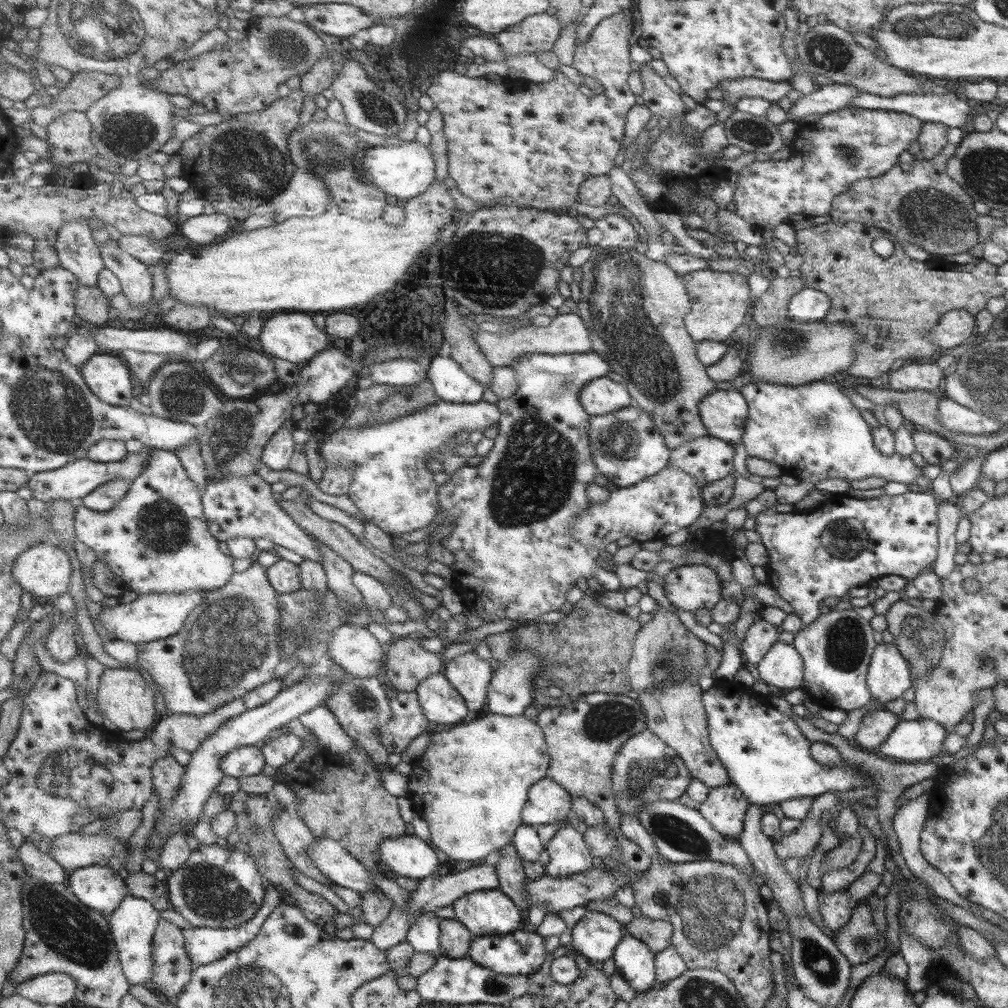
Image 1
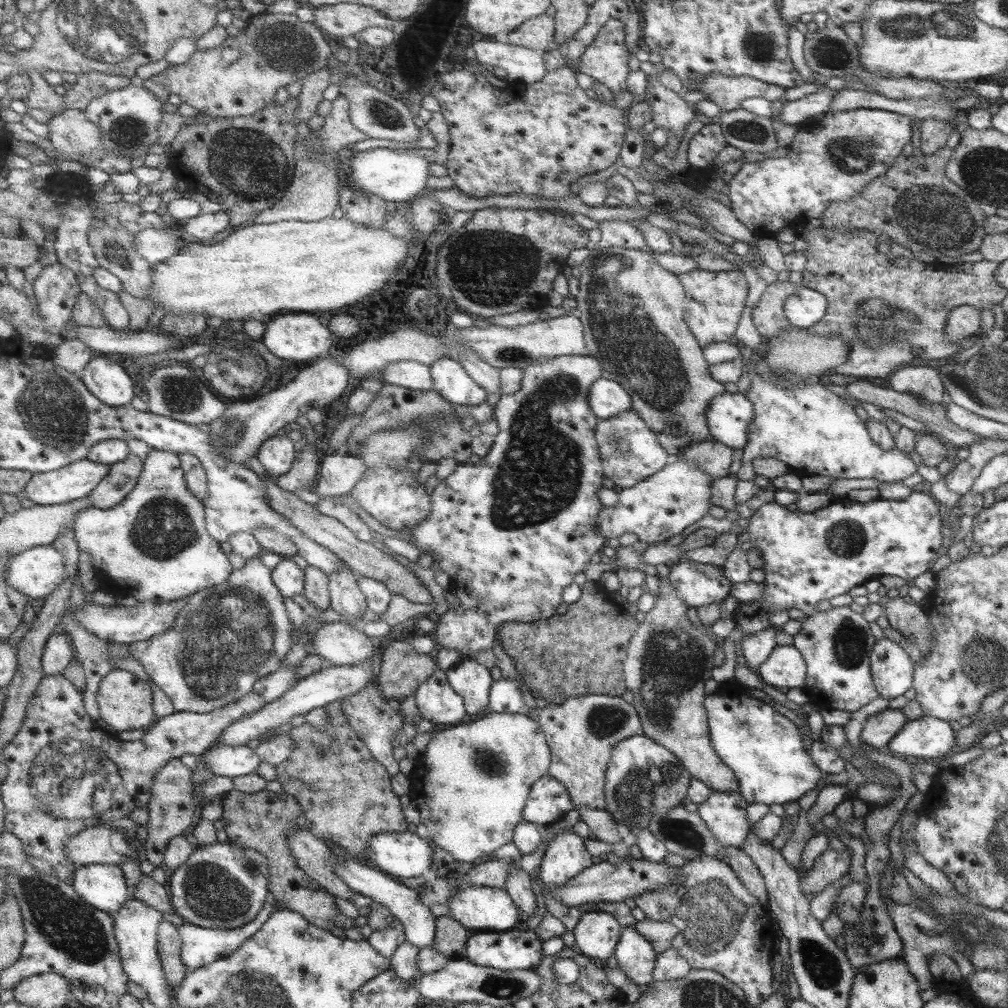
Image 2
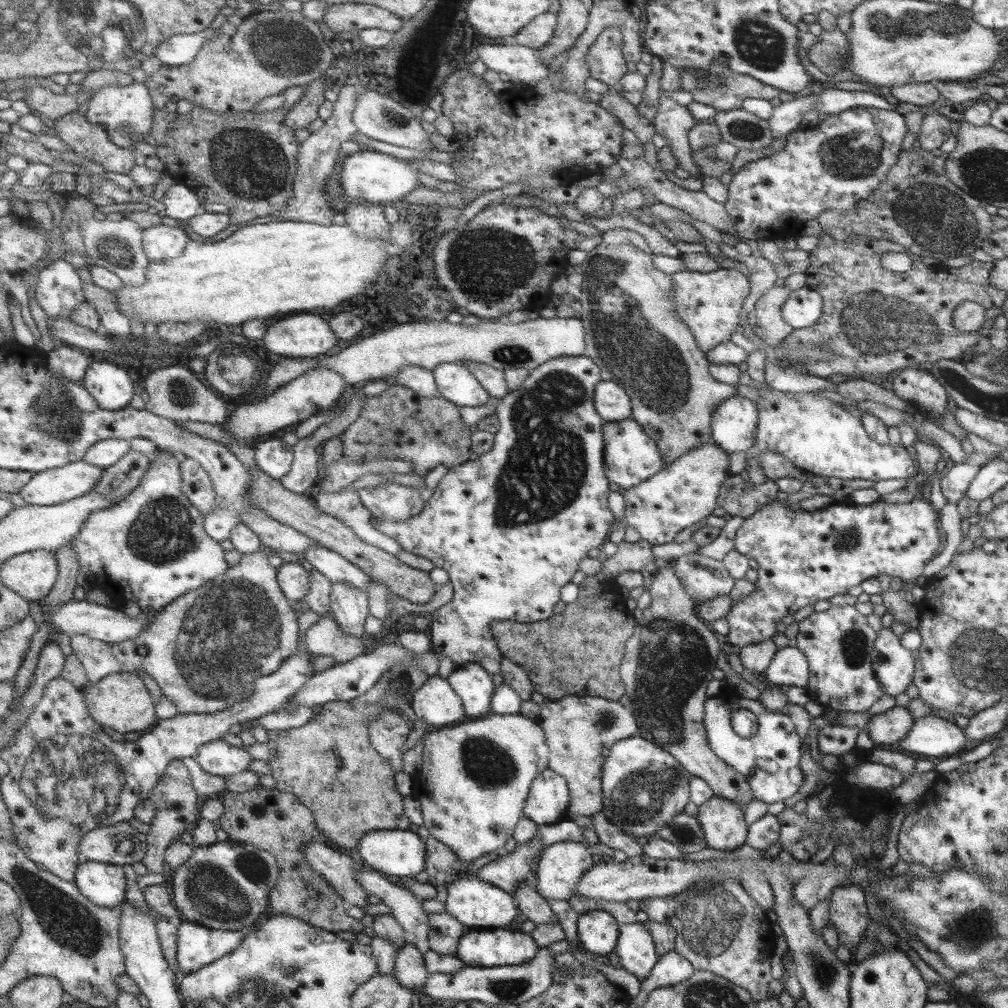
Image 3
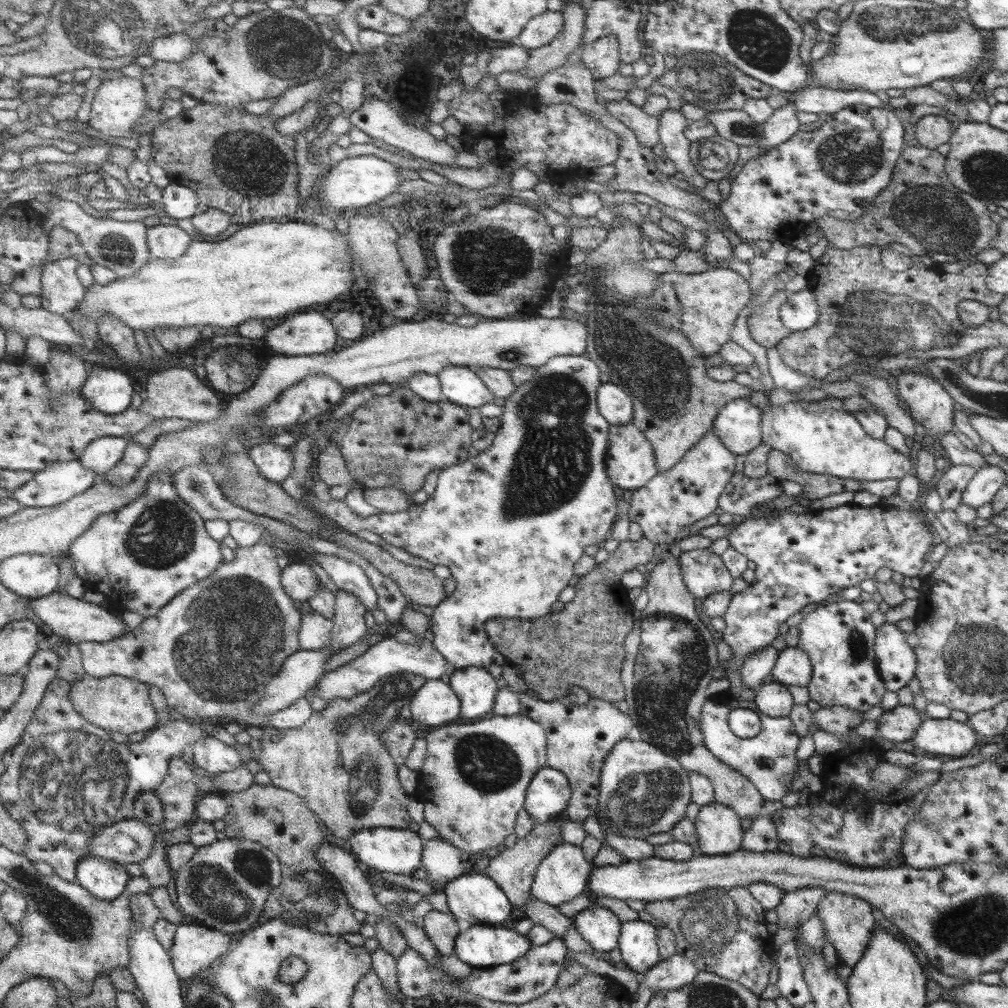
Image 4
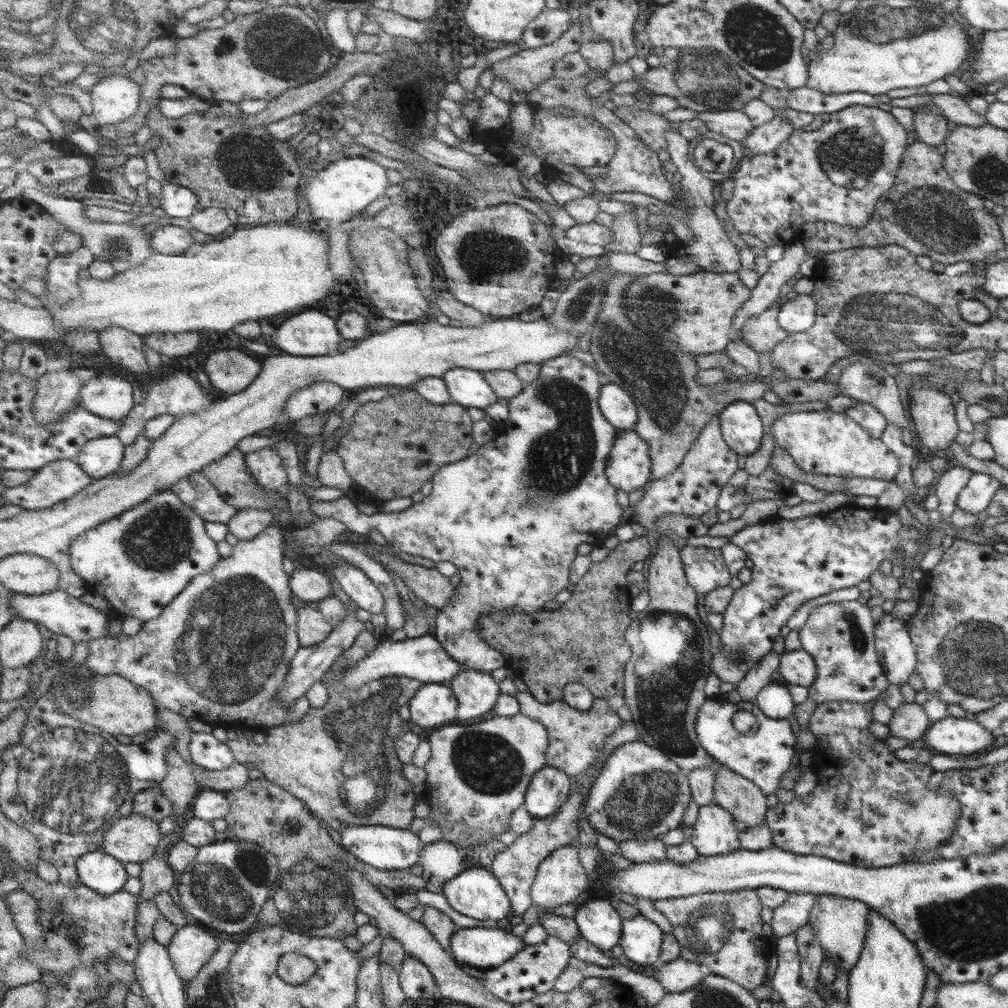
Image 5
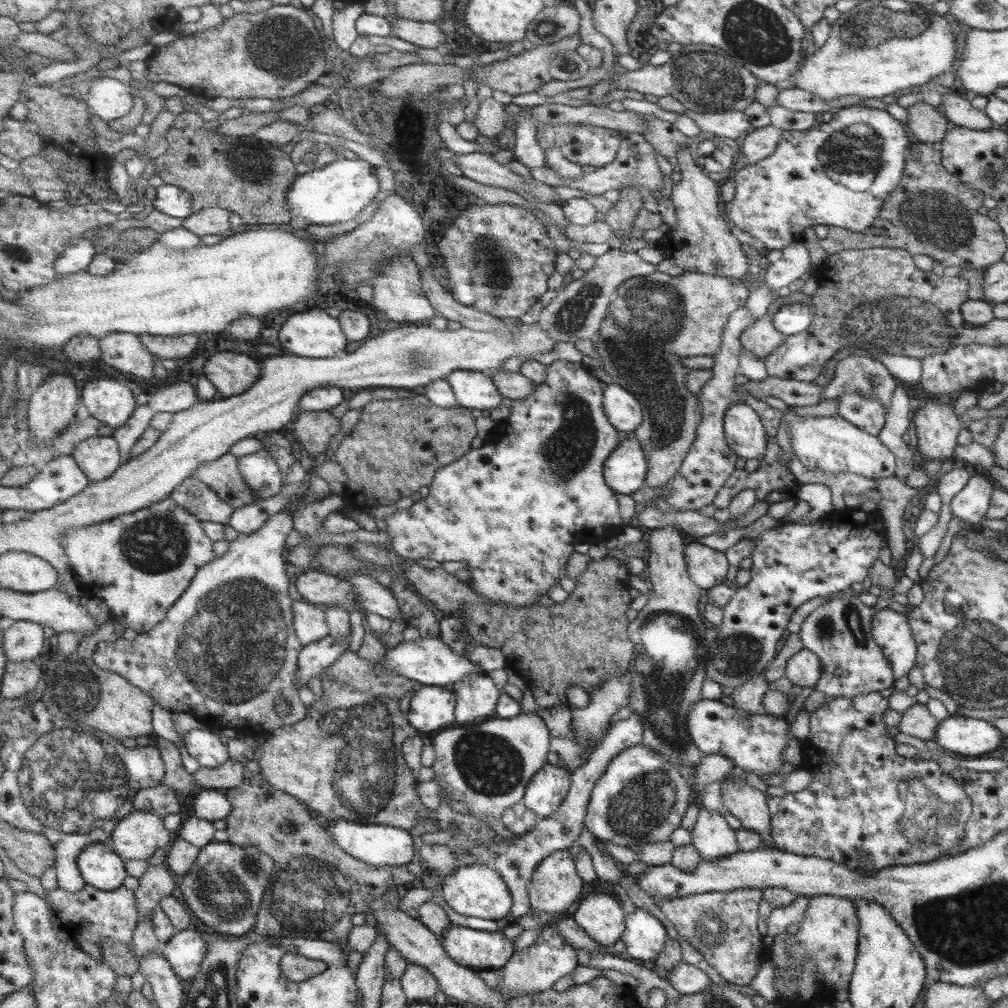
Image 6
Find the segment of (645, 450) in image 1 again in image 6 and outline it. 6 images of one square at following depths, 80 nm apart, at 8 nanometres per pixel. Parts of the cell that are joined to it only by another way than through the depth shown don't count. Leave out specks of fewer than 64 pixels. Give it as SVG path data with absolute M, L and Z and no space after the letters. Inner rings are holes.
M623 435L621 444L605 461L605 481L618 494L632 496L645 486L648 470L644 447L633 435Z

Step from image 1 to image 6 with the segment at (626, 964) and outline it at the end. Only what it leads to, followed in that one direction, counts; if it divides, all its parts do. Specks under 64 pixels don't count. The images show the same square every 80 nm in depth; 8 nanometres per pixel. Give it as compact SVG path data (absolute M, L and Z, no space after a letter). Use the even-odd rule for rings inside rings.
M641 909L626 914L626 930L621 938L630 959L640 963L654 961L668 940L666 928L658 919Z

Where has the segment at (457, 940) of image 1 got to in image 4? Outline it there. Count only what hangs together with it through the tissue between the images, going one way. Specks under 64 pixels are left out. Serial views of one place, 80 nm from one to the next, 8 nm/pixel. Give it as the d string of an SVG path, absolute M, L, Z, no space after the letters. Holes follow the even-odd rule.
M435 908L424 918L423 924L431 941L444 956L457 954L457 942L463 933L457 918L452 918L451 914L444 914Z

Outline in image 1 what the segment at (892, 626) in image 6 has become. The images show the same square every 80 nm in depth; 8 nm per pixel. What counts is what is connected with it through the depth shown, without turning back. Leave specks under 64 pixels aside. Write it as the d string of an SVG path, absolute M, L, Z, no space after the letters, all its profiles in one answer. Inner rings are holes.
M878 644L868 672L872 698L881 703L902 698L902 694L912 686L911 672L908 659L894 644Z

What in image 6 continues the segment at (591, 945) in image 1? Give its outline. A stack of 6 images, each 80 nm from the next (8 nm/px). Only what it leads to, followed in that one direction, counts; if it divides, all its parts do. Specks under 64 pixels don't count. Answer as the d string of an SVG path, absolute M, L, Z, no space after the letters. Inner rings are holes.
M604 894L588 895L578 906L573 918L594 942L610 949L623 936L624 910Z

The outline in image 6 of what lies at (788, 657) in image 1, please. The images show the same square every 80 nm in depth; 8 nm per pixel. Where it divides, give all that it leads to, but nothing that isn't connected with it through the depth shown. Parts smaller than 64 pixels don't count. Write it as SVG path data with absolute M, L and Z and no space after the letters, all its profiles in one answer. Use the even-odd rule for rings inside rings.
M806 648L794 654L786 663L785 676L796 686L813 687L823 673L821 659Z

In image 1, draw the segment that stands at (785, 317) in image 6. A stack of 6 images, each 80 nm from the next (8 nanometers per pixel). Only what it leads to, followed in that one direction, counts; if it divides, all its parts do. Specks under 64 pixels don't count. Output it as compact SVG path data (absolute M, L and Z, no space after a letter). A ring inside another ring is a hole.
M804 287L789 301L789 317L802 322L824 320L831 298L823 292Z

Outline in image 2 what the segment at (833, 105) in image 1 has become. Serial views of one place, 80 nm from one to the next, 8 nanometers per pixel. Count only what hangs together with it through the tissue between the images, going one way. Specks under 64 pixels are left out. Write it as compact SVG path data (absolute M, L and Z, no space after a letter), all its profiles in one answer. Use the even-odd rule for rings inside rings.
M820 88L816 93L808 93L801 99L788 101L780 111L780 122L798 125L817 114L828 114L832 111L835 94L837 90Z

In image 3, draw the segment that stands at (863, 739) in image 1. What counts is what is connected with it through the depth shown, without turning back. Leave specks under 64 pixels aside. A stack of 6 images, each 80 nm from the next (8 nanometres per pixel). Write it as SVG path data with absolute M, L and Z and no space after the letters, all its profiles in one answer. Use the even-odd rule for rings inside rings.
M895 705L884 713L872 715L865 728L868 729L870 740L876 747L902 740L913 728L914 721L915 718L906 707Z

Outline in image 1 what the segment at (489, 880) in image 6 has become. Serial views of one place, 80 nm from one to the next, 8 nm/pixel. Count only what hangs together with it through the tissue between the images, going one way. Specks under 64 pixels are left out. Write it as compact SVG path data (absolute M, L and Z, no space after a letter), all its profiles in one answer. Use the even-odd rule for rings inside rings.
M502 889L477 891L454 905L456 918L478 936L512 934L524 928L522 907Z

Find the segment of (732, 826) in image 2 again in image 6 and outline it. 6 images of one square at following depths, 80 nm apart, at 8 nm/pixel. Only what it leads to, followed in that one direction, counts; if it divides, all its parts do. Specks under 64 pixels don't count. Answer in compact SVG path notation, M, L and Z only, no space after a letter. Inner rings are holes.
M700 808L696 826L692 828L692 845L700 854L701 860L710 860L716 862L732 856L740 851L740 844L737 842L737 831L732 830L726 819L724 819L724 810L706 810Z

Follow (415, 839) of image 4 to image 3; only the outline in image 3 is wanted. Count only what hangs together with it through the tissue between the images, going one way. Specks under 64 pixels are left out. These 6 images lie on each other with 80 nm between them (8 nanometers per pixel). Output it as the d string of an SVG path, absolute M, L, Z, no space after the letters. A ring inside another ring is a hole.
M380 830L370 832L358 850L366 863L370 864L373 869L396 878L414 879L418 874L426 872L428 865L428 844L427 840L420 834L410 830Z

